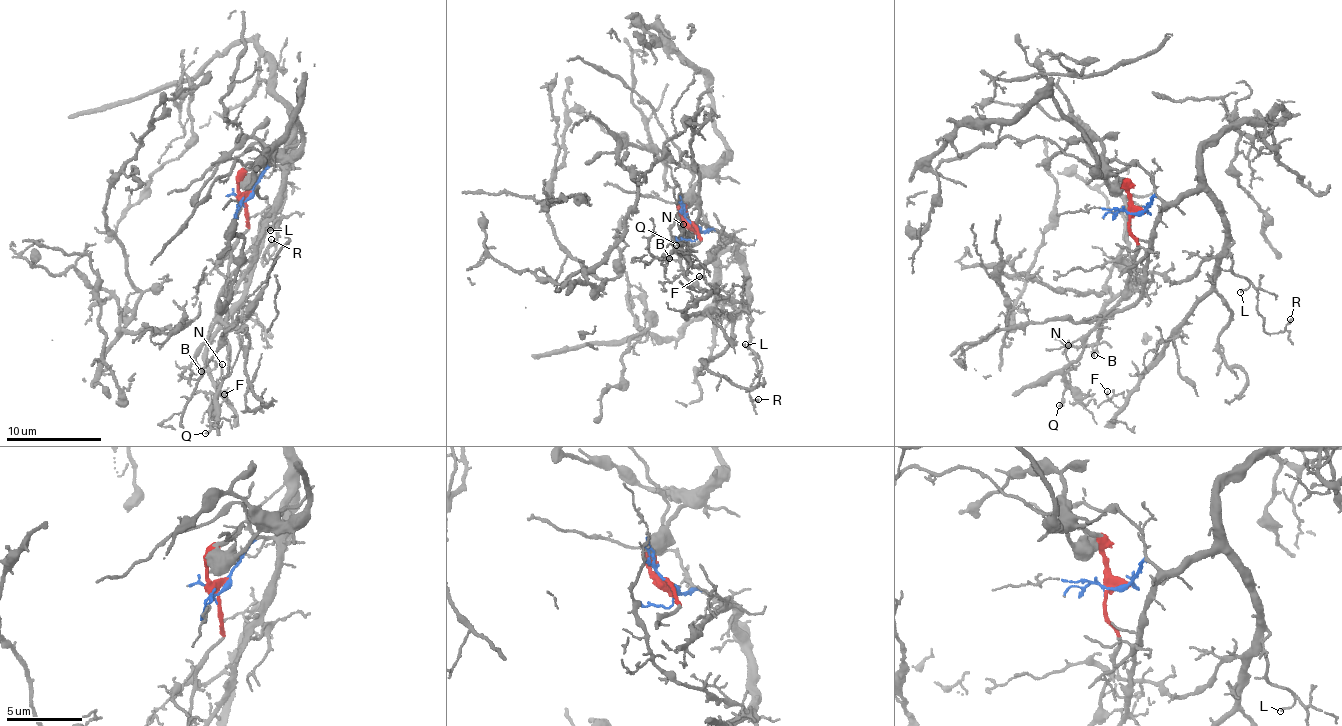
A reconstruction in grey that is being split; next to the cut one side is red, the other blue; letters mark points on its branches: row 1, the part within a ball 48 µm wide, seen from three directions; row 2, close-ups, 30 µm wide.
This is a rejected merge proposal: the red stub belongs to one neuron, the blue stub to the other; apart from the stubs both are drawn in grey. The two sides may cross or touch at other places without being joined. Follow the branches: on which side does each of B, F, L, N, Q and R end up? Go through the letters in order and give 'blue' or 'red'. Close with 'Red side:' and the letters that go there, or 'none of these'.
B: blue
F: blue
L: blue
N: red
Q: red
R: blue
Red side: N, Q

